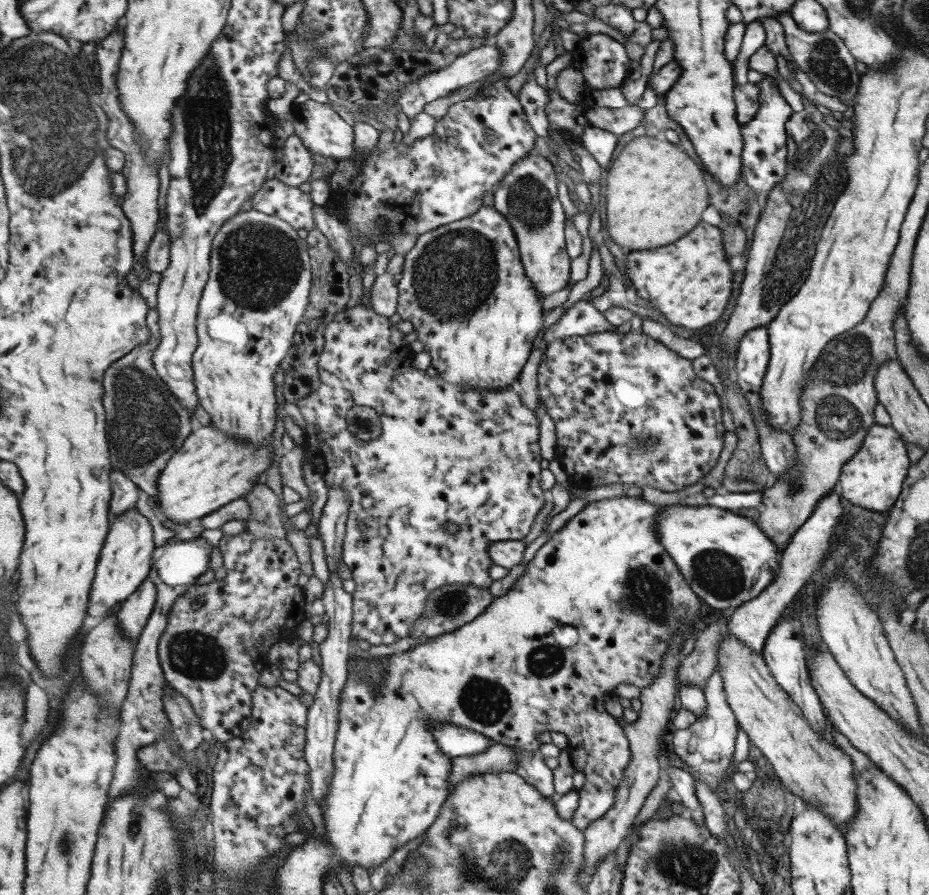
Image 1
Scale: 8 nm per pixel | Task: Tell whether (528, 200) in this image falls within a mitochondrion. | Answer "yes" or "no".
yes

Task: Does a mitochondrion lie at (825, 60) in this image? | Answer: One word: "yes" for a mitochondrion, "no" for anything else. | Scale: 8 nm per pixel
yes

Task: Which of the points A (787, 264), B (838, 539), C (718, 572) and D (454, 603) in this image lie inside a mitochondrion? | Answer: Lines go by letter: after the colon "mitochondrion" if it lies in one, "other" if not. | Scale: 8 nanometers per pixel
A: mitochondrion
B: other
C: mitochondrion
D: mitochondrion

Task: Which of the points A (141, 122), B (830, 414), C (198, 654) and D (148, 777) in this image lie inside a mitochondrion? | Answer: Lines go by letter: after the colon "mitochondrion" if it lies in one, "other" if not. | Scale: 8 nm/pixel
A: other
B: mitochondrion
C: mitochondrion
D: other

